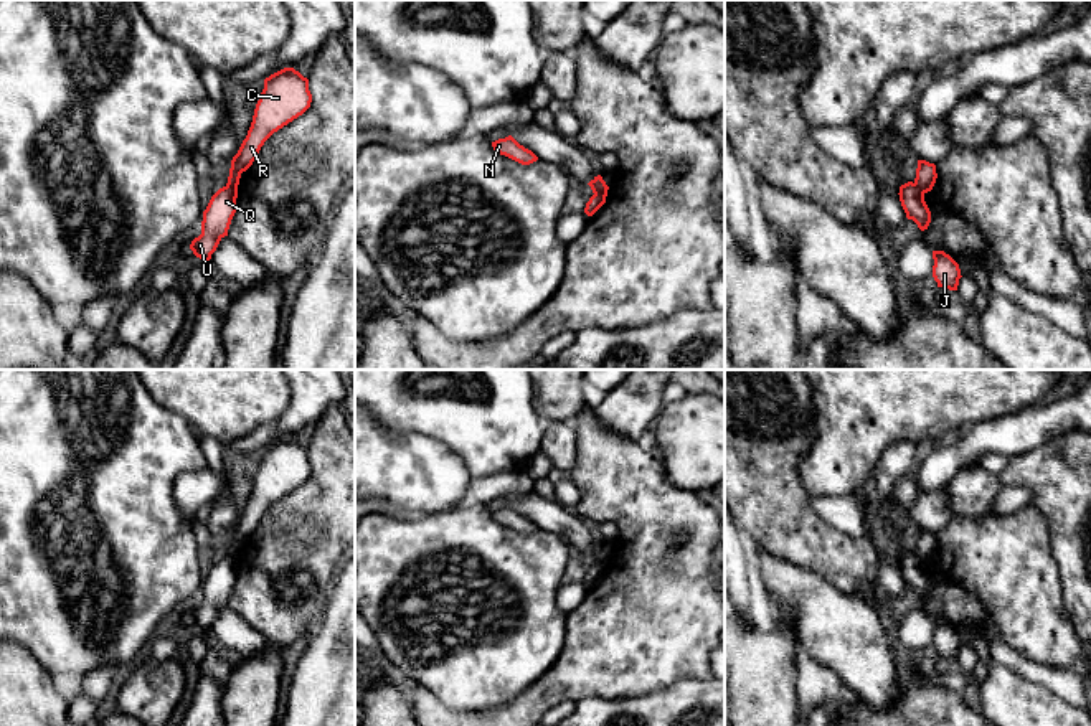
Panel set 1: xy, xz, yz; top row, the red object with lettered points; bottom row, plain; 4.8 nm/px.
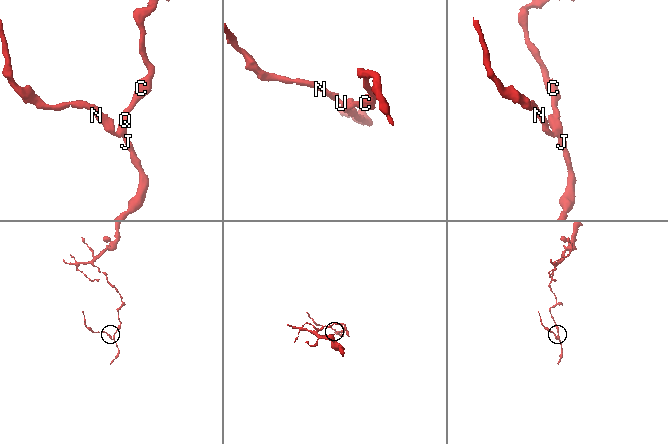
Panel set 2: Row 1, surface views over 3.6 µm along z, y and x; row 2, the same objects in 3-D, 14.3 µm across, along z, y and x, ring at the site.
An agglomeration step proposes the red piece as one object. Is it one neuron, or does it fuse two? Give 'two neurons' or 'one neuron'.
two neurons

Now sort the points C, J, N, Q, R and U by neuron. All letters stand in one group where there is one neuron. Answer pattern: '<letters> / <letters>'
C R / J N Q U

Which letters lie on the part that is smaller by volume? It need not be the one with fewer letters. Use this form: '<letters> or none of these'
J, N, Q, U

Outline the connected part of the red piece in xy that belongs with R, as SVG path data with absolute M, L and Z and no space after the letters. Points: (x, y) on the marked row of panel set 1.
M284 68L266 78L248 135L231 160L226 185L236 188L241 173L253 165L264 142L302 116L310 102L309 79L294 68Z

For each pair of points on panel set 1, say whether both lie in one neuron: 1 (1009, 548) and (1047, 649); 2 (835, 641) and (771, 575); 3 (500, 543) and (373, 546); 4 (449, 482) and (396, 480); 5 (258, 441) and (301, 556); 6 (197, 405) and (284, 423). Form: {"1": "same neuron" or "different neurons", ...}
{"1": "same neuron", "2": "same neuron", "3": "same neuron", "4": "same neuron", "5": "different neurons", "6": "different neurons"}

